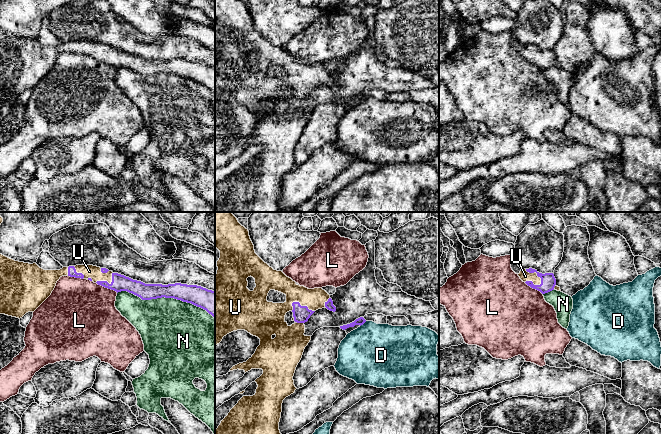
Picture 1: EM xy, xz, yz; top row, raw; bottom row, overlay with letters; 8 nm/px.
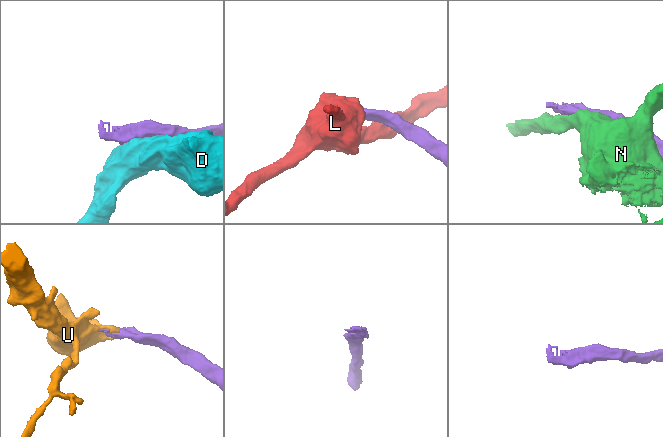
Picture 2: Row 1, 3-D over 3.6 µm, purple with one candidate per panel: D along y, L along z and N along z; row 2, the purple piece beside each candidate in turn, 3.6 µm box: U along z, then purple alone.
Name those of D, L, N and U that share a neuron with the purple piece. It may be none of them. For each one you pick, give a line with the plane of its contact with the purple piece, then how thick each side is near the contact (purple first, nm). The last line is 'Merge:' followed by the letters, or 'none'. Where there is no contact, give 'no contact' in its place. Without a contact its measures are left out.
U: yz | 120/80 nm
Merge: U

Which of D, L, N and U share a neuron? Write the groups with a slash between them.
D / L / N / U

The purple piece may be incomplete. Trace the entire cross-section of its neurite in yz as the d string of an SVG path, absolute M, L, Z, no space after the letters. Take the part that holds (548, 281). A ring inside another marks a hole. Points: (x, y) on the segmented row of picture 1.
M521 269L518 274L520 279L533 289L540 291L542 294L548 293L552 290L561 291L560 287L556 285L556 279L553 273L539 273L537 270Z

